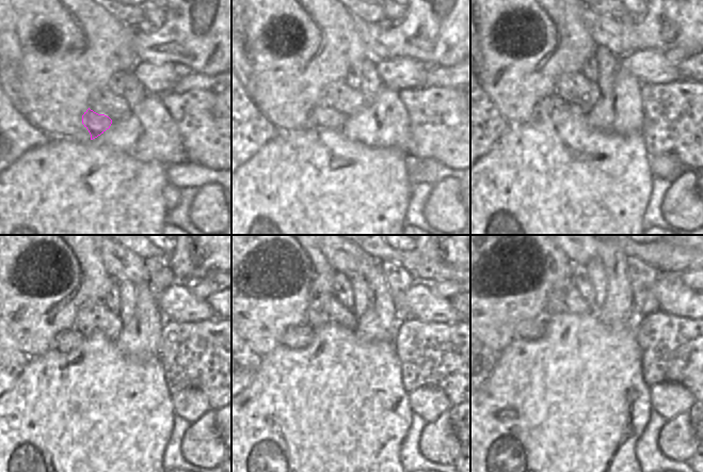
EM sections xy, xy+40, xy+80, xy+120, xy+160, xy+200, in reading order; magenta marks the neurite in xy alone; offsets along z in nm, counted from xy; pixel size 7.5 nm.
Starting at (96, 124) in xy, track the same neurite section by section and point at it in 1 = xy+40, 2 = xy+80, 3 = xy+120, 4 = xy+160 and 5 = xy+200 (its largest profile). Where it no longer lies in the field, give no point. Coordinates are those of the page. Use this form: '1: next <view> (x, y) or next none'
1: next xy+40 (321, 115)
2: next xy+80 (543, 110)
3: next xy+120 (66, 341)
4: next xy+160 (297, 336)
5: next xy+200 (529, 329)

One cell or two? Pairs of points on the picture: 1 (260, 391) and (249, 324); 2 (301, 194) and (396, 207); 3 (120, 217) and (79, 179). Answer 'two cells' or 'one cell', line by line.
1: two cells
2: one cell
3: one cell

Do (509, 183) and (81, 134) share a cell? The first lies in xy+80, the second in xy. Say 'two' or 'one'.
two

